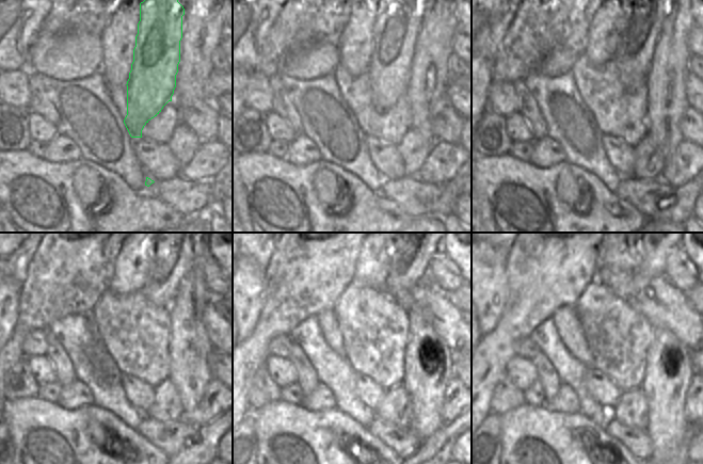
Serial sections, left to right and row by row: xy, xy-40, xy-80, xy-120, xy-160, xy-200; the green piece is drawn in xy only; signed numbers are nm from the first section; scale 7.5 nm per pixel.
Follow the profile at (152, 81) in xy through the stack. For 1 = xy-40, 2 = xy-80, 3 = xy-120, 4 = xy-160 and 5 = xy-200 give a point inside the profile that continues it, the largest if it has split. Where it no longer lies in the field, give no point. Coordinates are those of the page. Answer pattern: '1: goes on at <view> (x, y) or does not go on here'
1: goes on at xy-40 (396, 29)
2: goes on at xy-80 (642, 15)
3: goes on at xy-120 (170, 254)
4: goes on at xy-160 (410, 254)
5: goes on at xy-200 (652, 254)

